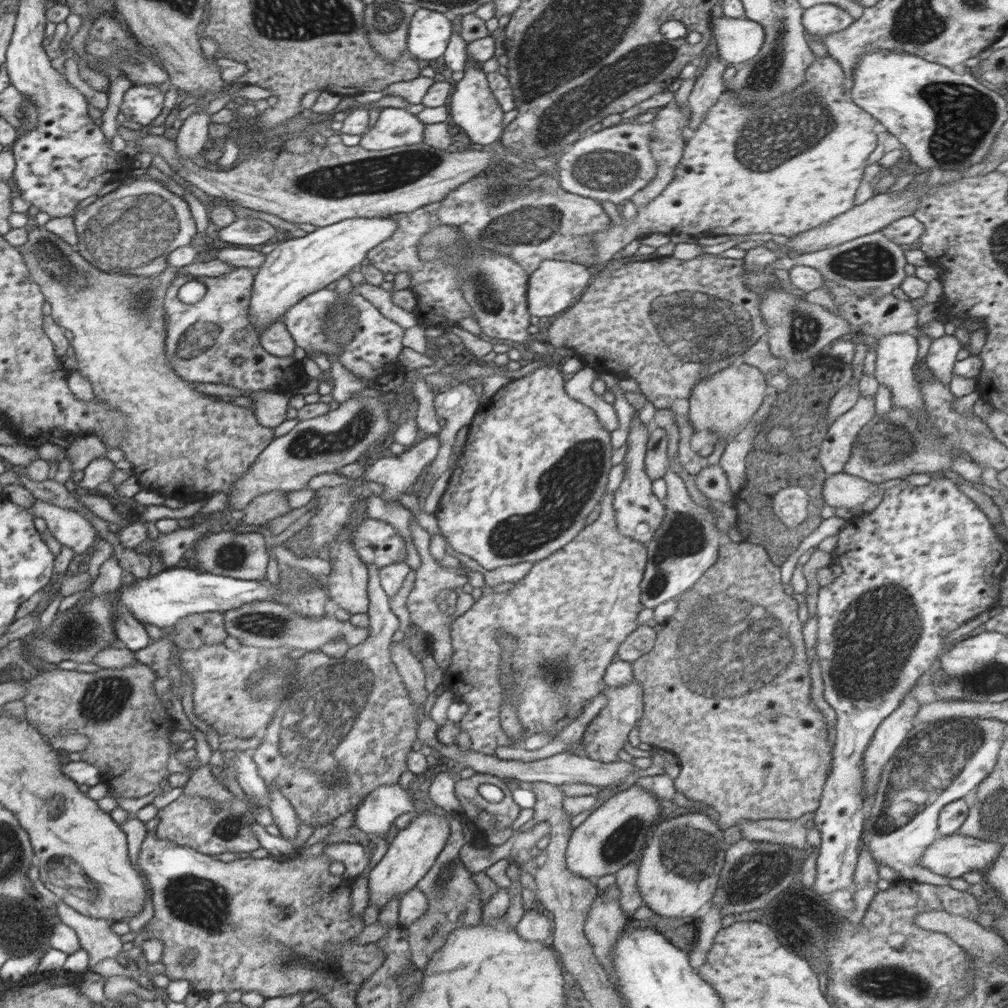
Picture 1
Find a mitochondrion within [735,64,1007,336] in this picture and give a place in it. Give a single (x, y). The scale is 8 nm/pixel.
(964, 116)

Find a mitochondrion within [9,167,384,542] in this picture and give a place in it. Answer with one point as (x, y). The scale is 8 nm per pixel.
(132, 231)

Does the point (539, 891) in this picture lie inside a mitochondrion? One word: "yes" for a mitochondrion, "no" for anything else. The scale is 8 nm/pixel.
no

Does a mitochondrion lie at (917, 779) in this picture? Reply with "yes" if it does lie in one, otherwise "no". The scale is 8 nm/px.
yes

